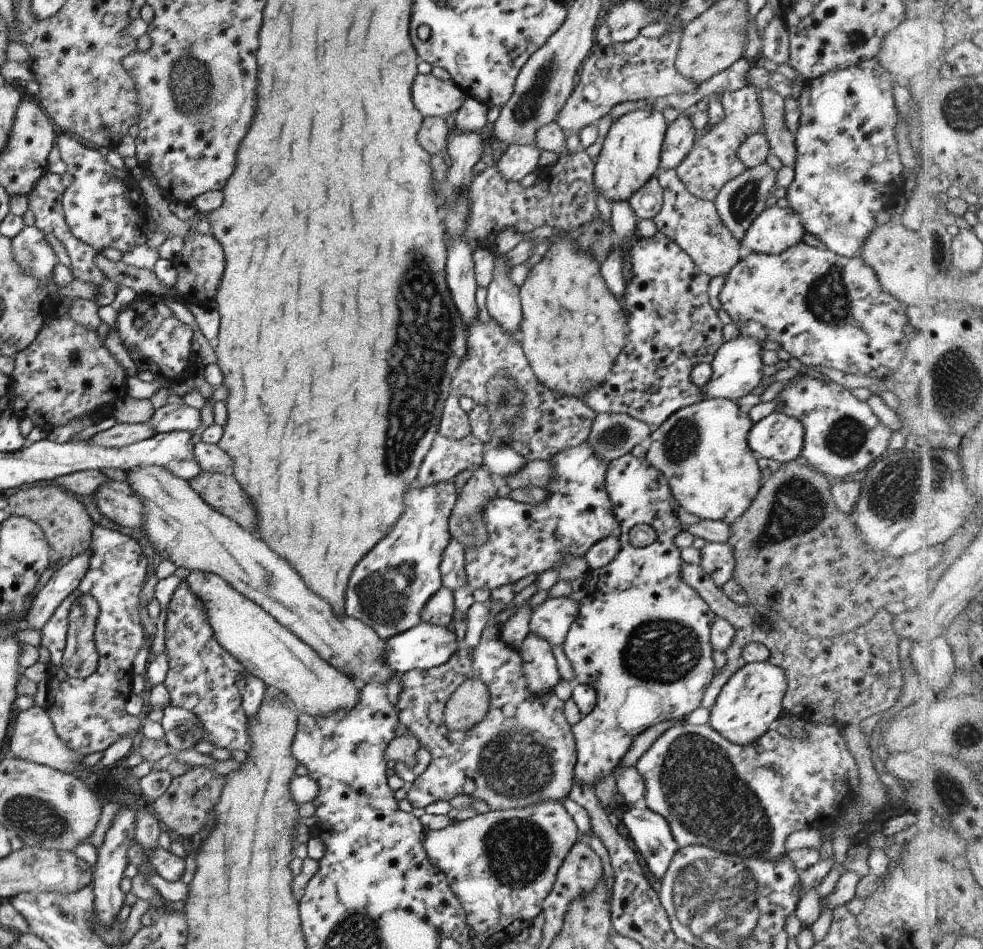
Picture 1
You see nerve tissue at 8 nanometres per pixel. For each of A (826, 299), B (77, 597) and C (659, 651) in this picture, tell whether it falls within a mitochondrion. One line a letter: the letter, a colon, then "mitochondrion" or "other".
A: mitochondrion
B: other
C: mitochondrion

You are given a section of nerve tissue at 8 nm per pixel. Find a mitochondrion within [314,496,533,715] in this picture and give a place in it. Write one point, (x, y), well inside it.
(385, 595)

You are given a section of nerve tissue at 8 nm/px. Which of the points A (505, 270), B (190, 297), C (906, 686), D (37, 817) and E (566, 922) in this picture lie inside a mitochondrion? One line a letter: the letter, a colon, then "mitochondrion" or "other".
A: other
B: other
C: other
D: mitochondrion
E: other

